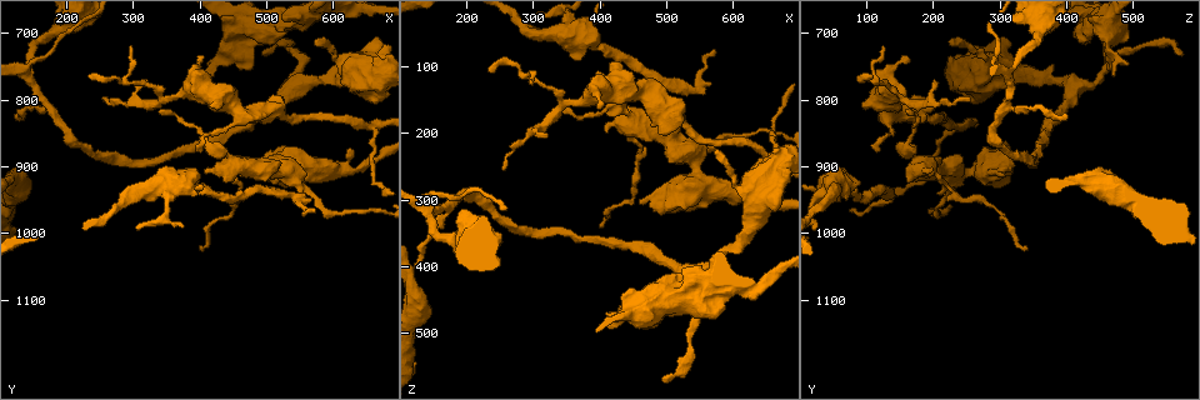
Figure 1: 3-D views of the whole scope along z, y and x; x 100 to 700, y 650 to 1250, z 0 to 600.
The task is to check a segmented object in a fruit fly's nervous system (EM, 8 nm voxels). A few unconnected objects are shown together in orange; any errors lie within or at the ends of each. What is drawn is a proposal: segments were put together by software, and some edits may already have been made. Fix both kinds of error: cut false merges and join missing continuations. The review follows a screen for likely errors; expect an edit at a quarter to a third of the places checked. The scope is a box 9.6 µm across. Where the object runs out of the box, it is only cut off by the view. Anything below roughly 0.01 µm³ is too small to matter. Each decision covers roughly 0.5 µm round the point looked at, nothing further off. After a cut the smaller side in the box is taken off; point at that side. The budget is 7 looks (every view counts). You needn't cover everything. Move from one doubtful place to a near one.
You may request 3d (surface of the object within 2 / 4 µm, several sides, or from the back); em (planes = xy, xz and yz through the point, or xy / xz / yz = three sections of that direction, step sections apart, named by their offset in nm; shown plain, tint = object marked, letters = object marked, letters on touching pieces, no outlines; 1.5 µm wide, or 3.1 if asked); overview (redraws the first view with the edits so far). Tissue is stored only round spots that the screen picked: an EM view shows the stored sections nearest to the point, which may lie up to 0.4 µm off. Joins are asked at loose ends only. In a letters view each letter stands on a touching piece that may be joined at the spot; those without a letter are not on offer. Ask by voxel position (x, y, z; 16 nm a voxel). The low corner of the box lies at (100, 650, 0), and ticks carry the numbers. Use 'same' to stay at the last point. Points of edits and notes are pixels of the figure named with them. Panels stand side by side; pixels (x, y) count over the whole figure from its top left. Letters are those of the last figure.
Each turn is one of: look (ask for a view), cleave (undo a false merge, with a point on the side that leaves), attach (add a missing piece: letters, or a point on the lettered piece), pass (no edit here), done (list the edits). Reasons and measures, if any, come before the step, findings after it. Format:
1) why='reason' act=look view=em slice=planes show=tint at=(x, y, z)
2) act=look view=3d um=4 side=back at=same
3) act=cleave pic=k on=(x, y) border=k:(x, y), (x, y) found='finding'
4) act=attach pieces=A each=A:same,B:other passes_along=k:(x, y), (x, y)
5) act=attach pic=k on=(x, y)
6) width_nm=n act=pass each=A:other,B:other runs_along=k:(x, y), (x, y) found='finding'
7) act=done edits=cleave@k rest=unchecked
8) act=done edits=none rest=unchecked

act=look view=3d um=2 at=(340, 810, 160)

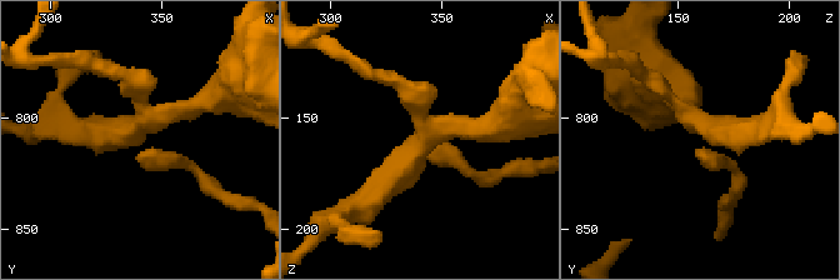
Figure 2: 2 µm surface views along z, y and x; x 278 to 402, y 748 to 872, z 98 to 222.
arms=4 act=look view=em slice=planes show=letters at=(341, 810, 163)

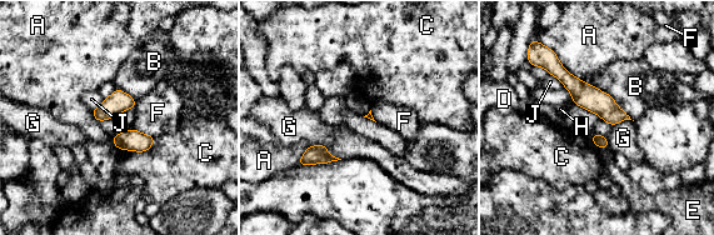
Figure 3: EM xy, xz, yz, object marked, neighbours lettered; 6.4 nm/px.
act=pass each=A:other,B:other,C:other,D:other,E:other,F:other,G:other,H:other,J:other border=3:(133, 128), (154, 136) found='one neuron here'

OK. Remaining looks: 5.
why='stops while still wide' act=look view=3d um=4 at=(405, 900, 200)

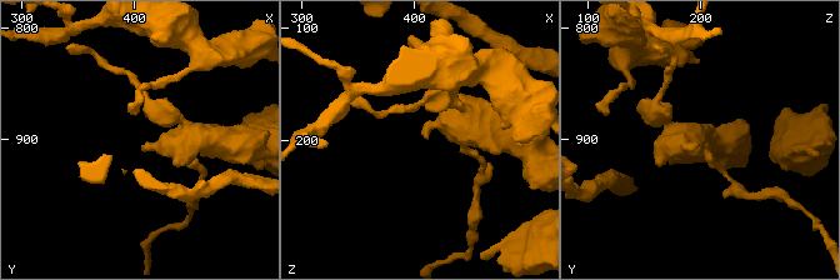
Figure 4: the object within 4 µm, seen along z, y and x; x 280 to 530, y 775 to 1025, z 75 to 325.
why='need the tissue' act=look view=em slice=yz step=4 show=plain at=(412, 904, 200)

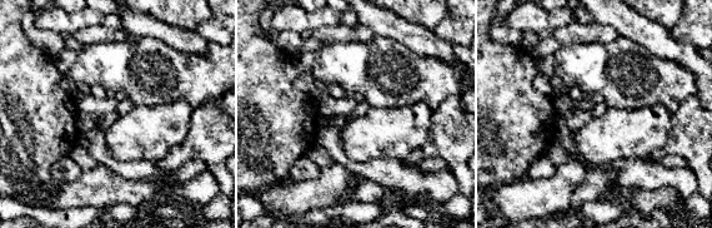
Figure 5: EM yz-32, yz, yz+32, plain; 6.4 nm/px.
why='what lies round it' act=look view=em slice=yz step=4 show=letters at=same

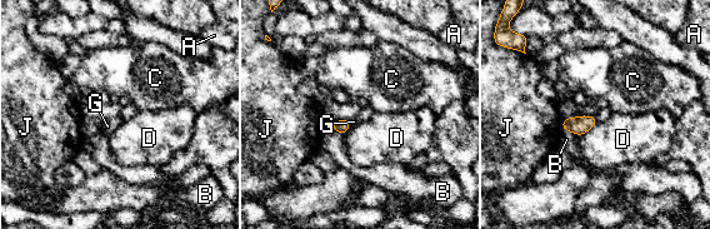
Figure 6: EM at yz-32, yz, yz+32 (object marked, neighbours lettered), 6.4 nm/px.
act=pass each=A:other,B:other,C:other,D:other,G:other,J:other border=6:(598, 122), (578, 135) found='none of them fits'

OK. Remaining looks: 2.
act=look view=em slice=planes show=tint at=(145, 745, 325)

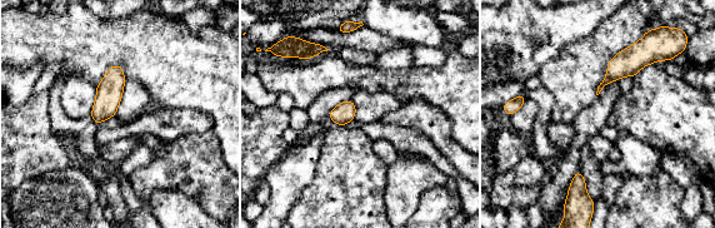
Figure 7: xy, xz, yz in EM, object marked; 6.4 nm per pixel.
act=look view=em slice=planes show=letters at=same

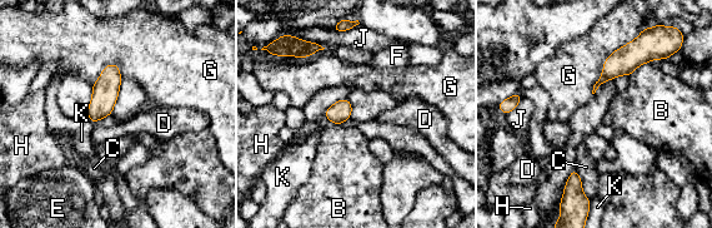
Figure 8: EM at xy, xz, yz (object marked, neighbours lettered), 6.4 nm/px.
longest_contact=G:460nm act=pass each=B:other,C:other,D:other,E:other,F:other,G:other,H:other,J:other,K:other found='one neuron here'

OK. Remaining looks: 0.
act=done edits=none rest=unchecked

